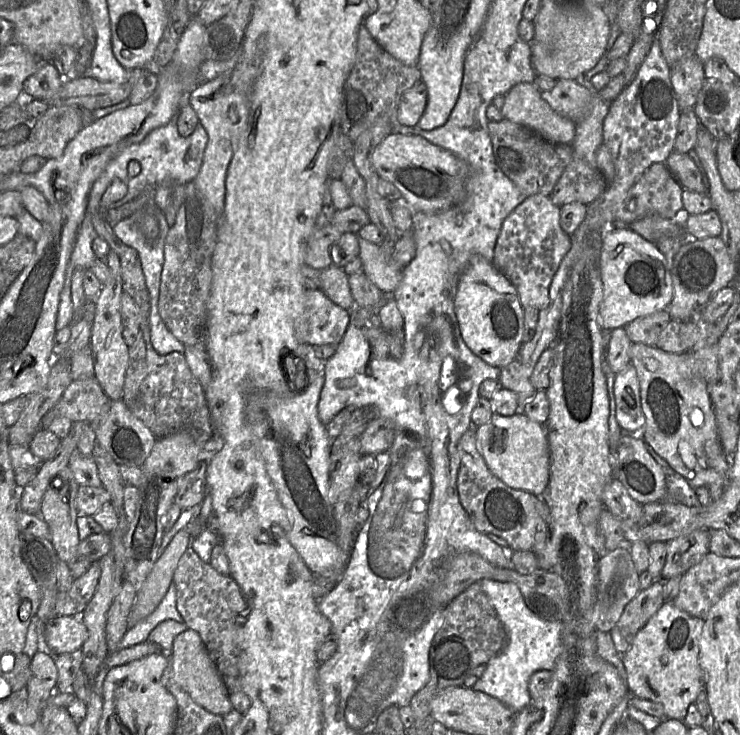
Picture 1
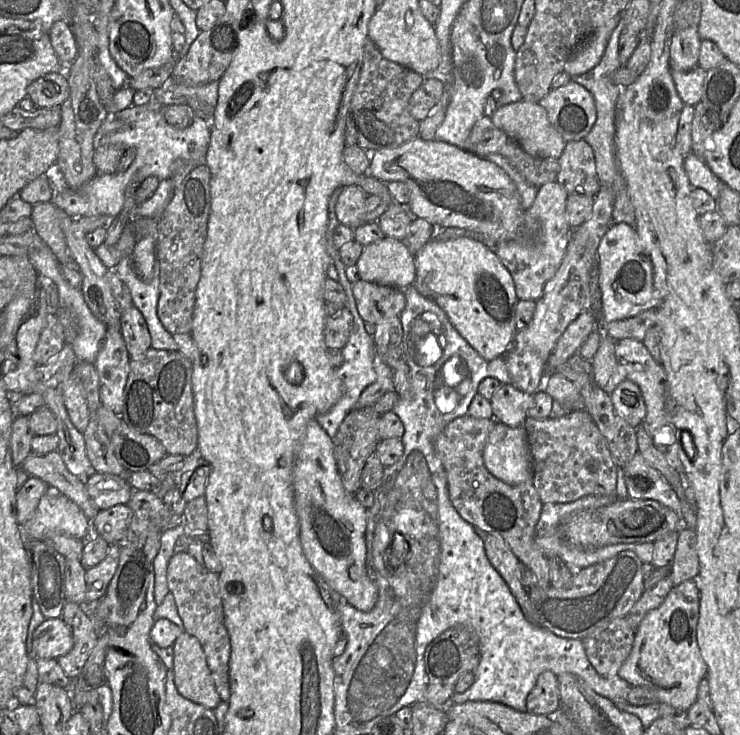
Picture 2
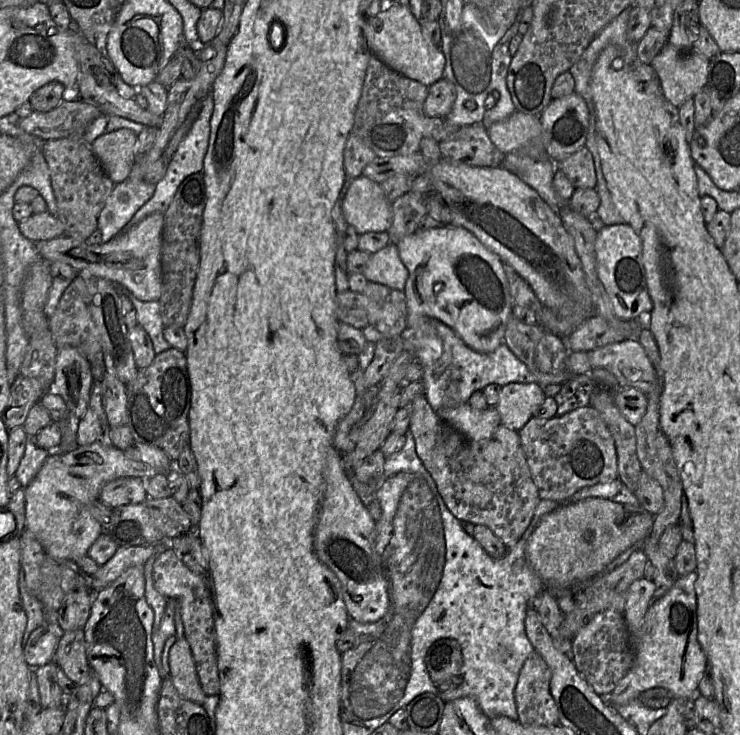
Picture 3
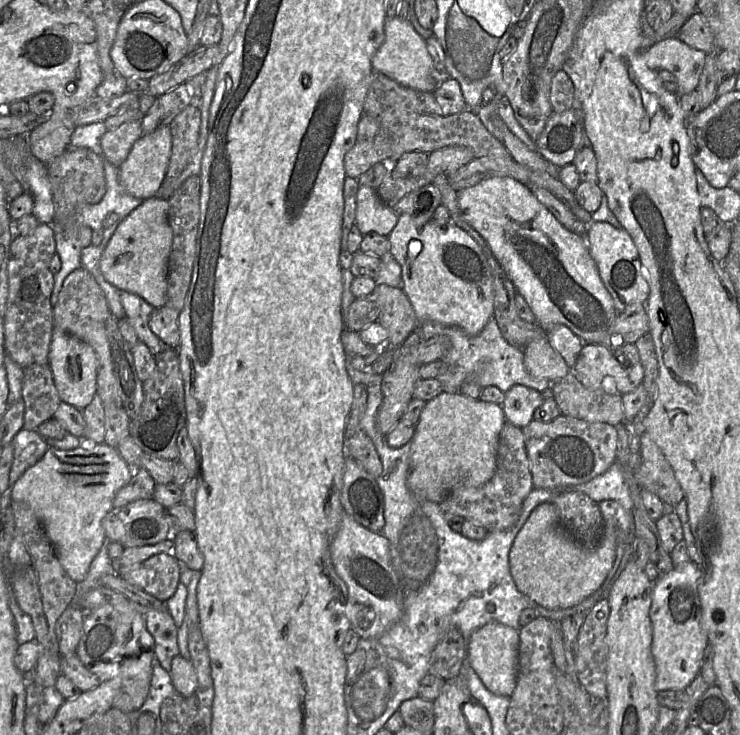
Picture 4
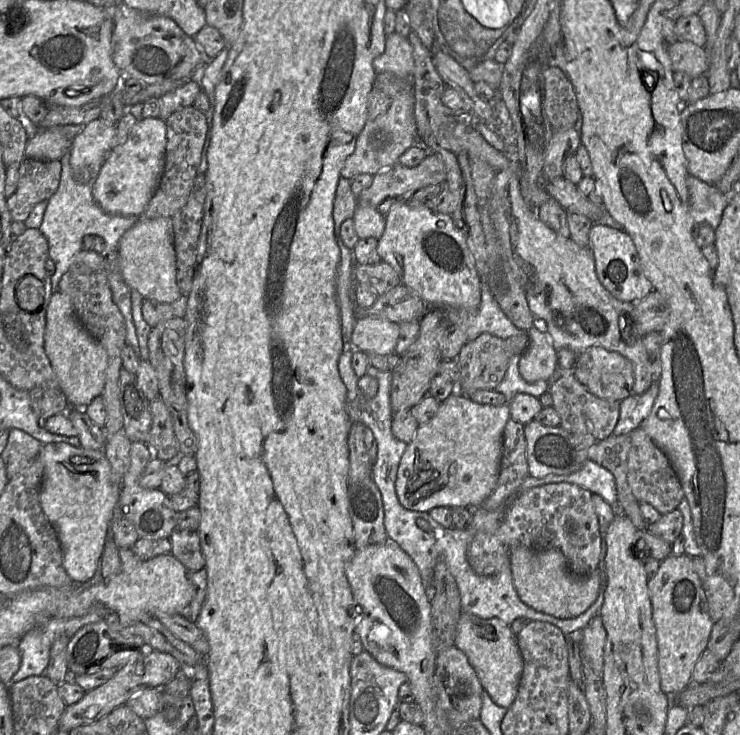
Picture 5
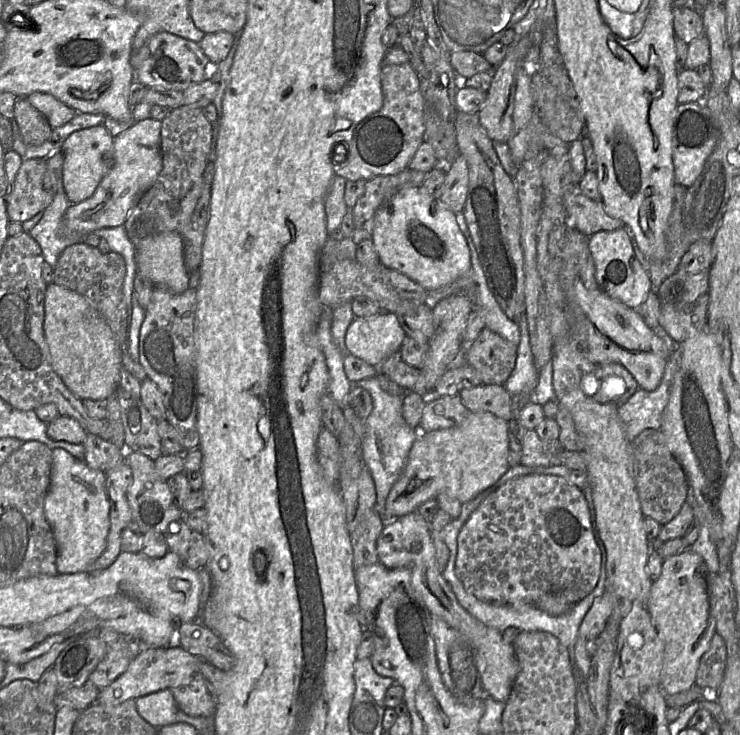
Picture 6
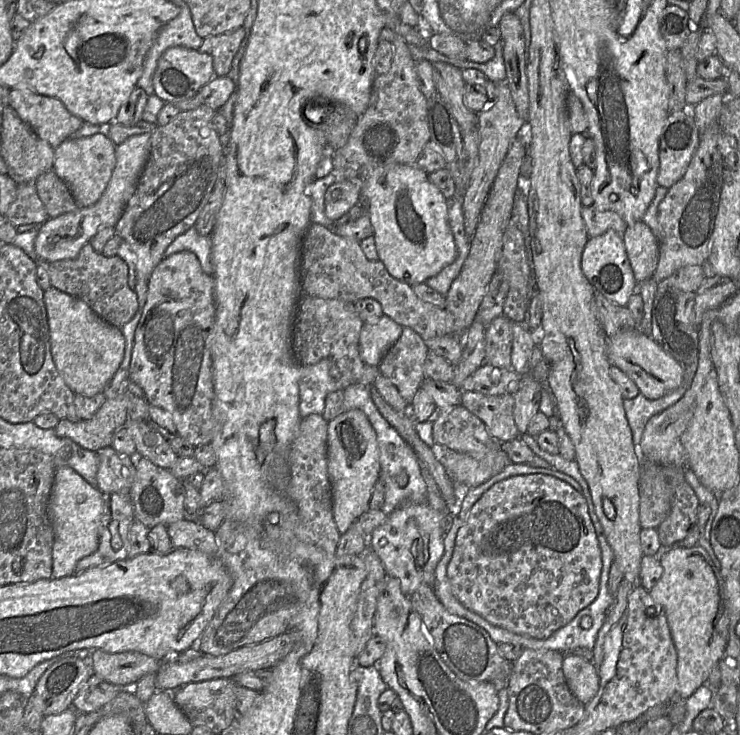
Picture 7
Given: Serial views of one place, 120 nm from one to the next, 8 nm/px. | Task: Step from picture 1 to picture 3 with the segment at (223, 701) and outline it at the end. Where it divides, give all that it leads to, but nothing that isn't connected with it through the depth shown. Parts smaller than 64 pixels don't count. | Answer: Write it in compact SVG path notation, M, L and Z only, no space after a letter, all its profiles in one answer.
M177 638L169 653L170 678L178 694L202 705L207 695L202 690L196 664L186 638Z

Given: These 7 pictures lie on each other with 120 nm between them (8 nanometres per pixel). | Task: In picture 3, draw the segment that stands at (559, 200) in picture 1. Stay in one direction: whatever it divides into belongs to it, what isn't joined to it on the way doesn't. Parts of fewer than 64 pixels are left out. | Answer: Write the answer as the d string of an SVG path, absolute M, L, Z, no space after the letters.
M586 146L556 164L557 169L563 171L575 189L595 189L597 178L594 159Z

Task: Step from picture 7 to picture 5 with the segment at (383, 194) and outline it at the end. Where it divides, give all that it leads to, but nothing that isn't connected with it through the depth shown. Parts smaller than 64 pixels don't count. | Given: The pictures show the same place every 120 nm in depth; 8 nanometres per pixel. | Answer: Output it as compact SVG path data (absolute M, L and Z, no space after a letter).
M408 201L395 204L385 215L385 219L385 230L381 238L378 240L377 253L380 256L381 261L389 264L395 270L395 272L399 275L403 285L414 291L426 304L434 306L450 306L466 309L469 311L475 311L478 309L481 302L480 277L476 269L474 257L467 243L466 232L455 223L451 215L441 214L435 212L431 208L421 205L414 205Z

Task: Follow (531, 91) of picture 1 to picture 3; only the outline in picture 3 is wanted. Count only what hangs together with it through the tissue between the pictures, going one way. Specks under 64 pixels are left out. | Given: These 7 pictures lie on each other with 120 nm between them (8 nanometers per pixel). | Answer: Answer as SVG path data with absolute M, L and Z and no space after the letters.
M515 110L508 118L494 122L487 127L488 135L493 144L503 153L524 153L533 159L548 157L544 143L543 127L540 117Z

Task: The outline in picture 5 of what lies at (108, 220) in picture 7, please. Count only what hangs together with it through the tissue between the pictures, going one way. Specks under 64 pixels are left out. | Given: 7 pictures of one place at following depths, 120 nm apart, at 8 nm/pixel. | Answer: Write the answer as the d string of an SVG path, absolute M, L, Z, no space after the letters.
M158 117L139 119L127 140L111 148L92 184L93 198L100 208L111 215L141 216L160 183L165 150L165 121Z

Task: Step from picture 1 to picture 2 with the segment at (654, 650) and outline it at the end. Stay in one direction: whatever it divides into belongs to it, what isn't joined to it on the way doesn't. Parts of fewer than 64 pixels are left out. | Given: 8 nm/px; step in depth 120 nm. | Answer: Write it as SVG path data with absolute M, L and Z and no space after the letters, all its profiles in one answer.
M694 580L674 586L662 604L650 611L638 626L632 650L618 676L632 686L649 688L658 703L688 711L697 701L698 686L707 674L697 642L700 594Z

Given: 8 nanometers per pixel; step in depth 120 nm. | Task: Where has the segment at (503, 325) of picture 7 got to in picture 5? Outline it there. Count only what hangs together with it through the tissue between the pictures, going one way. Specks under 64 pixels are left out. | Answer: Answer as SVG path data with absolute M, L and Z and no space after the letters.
M523 330L507 339L483 333L476 339L467 342L456 358L461 372L460 382L456 383L458 390L465 395L469 395L475 390L495 390L504 379L511 358L517 354L522 355L528 343L528 331Z

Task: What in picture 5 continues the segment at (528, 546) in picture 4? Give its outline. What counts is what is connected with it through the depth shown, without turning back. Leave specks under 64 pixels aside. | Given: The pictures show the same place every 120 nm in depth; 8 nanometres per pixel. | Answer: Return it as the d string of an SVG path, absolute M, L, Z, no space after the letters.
M515 545L510 552L510 568L516 592L529 607L560 619L576 617L596 600L601 579L596 570L588 576L577 576L570 570L562 552L556 548L535 550Z

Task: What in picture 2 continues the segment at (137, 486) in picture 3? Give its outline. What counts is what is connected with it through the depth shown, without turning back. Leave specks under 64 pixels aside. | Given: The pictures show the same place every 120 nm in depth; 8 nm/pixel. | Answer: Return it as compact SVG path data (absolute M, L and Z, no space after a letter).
M96 472L85 483L90 497L100 510L127 504L134 490L126 477L110 473Z

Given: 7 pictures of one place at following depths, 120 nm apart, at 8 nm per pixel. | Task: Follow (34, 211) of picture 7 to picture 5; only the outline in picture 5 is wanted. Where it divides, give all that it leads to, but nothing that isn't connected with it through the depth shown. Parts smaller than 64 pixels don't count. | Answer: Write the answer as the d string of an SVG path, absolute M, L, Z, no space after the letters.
M26 157L19 167L16 190L6 201L12 220L24 222L37 203L49 200L58 188L60 174L59 160Z

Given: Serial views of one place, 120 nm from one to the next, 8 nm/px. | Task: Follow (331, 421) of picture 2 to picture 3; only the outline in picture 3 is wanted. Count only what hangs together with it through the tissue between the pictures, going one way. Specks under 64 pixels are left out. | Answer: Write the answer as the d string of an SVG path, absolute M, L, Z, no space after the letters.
M359 367L350 372L356 390L356 399L351 410L340 420L333 439L333 445L343 452L346 449L346 440L353 425L357 423L368 407L373 403L378 386L367 388L364 383L363 370Z

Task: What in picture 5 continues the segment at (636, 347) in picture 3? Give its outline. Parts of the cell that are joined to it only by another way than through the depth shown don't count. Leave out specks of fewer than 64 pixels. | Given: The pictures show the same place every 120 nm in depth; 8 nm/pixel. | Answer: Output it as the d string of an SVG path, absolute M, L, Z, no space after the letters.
M589 347L578 354L574 373L591 393L604 399L622 401L632 393L633 365L618 352Z

